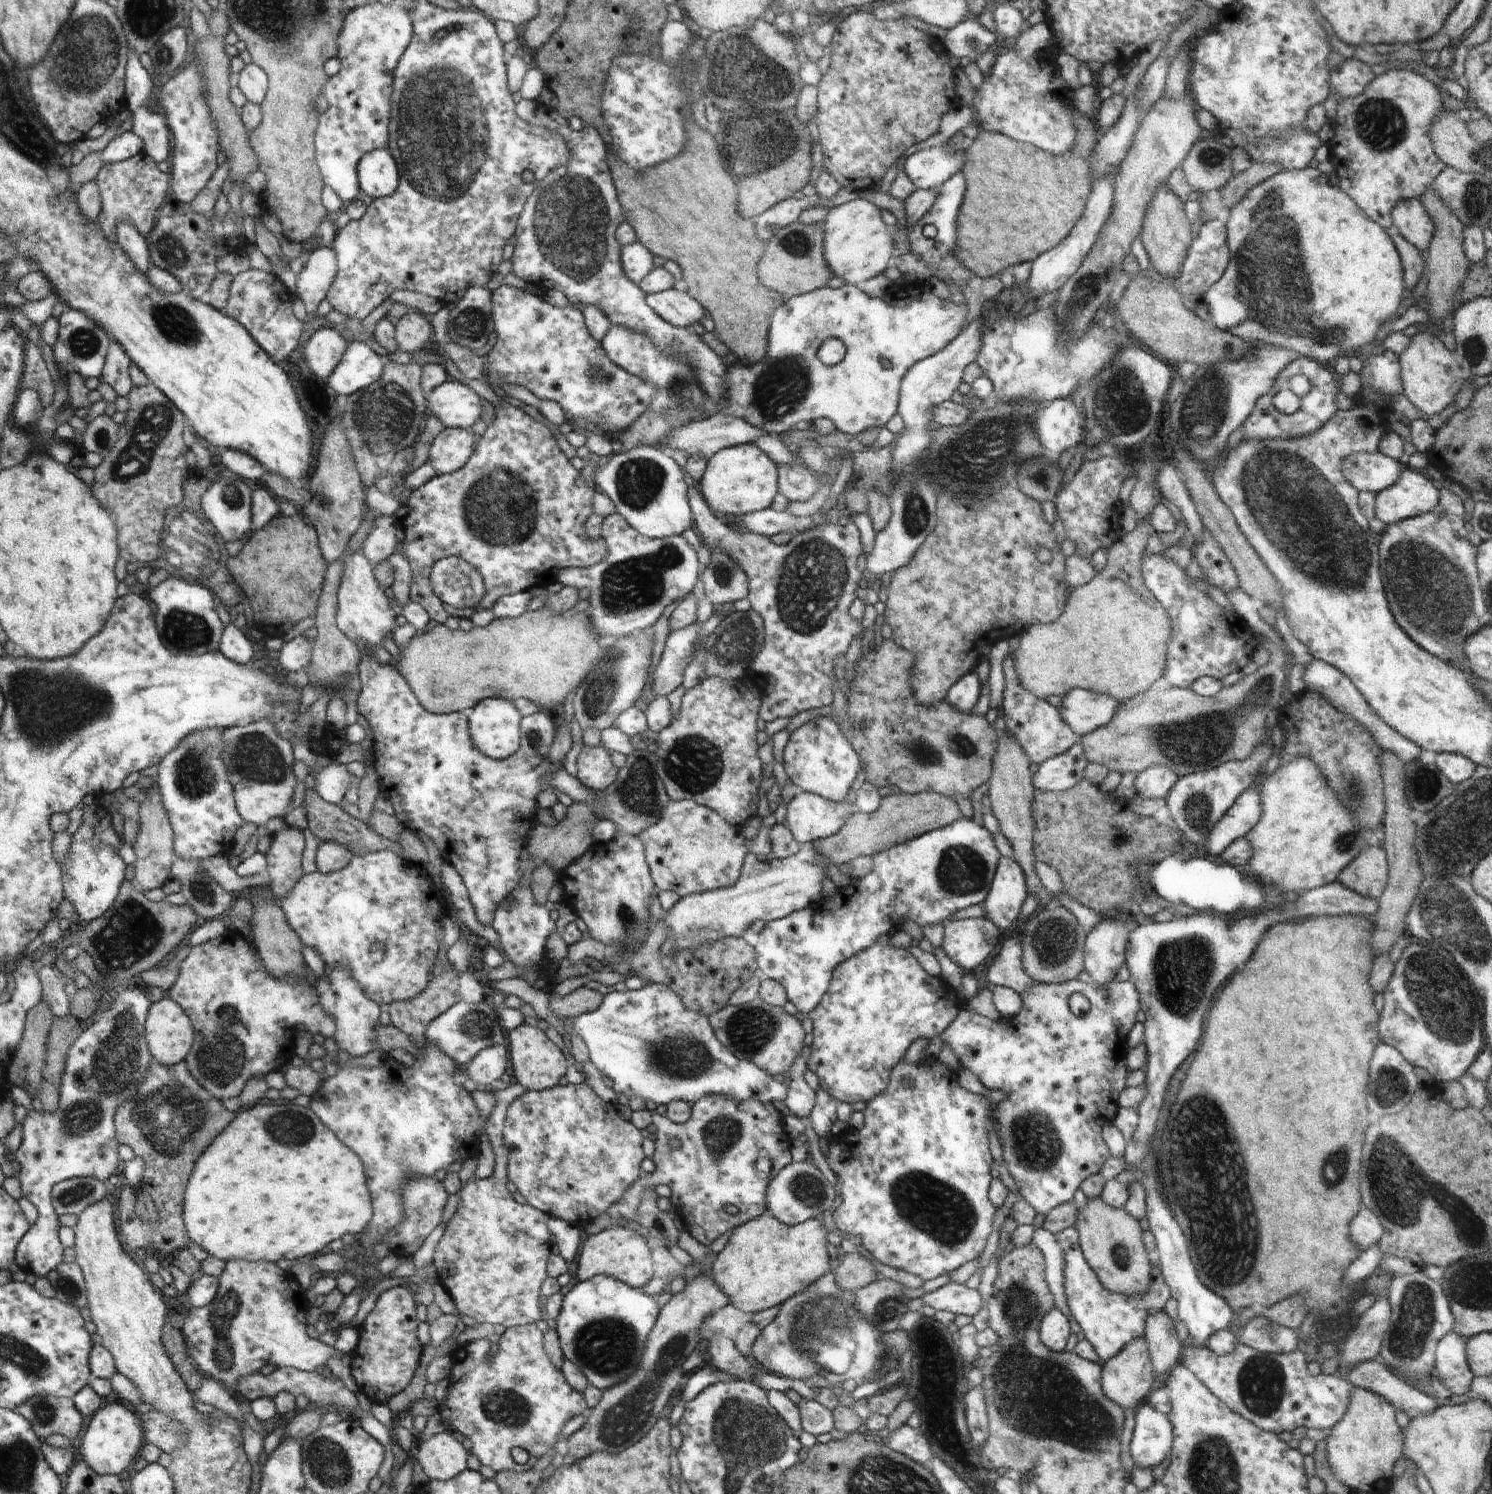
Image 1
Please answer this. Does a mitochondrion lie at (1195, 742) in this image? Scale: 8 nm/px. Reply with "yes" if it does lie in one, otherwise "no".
yes

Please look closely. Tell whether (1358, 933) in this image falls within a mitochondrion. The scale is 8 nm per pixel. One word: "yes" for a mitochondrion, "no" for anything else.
no

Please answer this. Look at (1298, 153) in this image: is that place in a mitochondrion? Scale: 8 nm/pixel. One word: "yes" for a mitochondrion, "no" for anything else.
no

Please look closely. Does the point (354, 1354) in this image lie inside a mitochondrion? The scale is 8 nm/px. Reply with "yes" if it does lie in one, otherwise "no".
no

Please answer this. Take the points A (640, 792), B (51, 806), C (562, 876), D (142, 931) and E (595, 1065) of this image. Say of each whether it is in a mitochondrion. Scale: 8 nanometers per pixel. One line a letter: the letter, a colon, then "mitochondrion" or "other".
A: mitochondrion
B: other
C: other
D: mitochondrion
E: other

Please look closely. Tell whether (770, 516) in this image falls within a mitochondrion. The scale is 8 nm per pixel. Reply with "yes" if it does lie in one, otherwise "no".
no

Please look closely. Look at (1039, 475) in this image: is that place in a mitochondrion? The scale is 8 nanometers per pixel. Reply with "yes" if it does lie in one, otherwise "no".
yes

